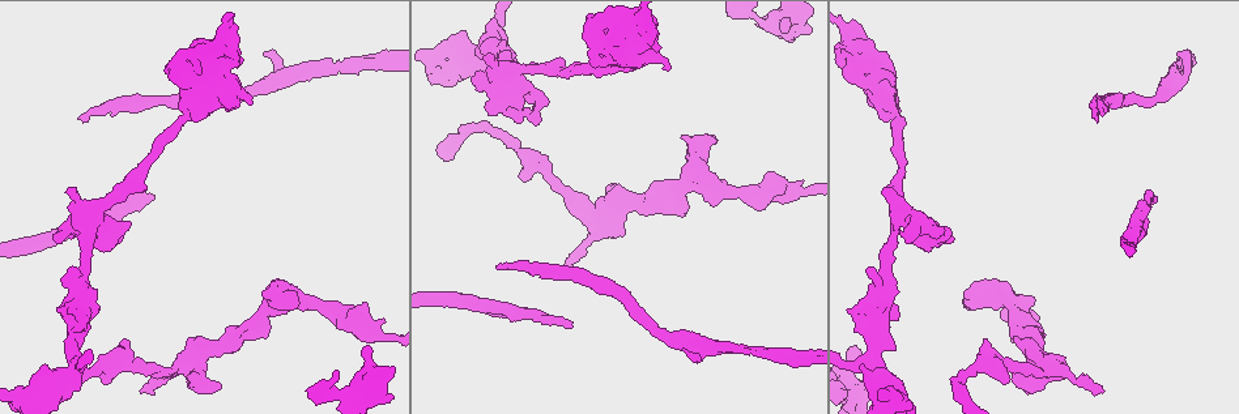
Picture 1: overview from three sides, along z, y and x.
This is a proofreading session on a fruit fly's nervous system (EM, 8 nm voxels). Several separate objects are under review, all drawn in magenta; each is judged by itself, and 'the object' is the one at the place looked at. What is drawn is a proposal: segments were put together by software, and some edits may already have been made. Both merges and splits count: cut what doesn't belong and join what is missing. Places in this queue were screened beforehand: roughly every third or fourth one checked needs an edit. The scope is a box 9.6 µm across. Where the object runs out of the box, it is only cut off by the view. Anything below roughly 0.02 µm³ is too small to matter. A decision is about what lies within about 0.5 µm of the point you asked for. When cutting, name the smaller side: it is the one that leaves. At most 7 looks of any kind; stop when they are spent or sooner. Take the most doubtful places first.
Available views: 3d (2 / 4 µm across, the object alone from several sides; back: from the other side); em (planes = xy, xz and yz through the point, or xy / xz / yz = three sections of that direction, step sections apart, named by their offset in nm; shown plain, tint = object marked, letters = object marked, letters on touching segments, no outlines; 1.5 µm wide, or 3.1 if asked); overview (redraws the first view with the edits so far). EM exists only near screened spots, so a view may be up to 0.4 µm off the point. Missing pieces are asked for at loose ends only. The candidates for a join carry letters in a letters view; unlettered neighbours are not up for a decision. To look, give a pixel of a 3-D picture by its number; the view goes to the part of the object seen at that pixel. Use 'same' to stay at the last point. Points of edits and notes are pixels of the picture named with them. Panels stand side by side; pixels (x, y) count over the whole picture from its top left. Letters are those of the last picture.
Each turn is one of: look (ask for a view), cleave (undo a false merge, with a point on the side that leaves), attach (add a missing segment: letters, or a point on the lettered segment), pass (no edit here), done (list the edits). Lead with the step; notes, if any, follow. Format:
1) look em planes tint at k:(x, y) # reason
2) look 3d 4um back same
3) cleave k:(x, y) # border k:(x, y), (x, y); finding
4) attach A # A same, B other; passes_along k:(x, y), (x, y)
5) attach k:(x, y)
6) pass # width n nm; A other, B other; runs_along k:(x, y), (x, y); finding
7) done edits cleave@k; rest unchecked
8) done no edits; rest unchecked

look em planes letters at 1:(152, 197) # an open end

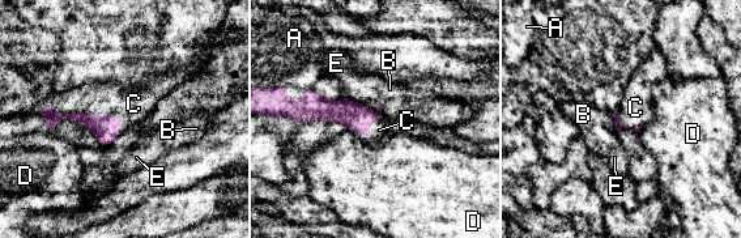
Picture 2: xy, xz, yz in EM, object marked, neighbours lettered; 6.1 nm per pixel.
attach C # A other, B other, C same, D other, E other; passes_along 2:(106, 130), (92, 113), (102, 98); the cell continues

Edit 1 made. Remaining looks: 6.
look overview # redraw

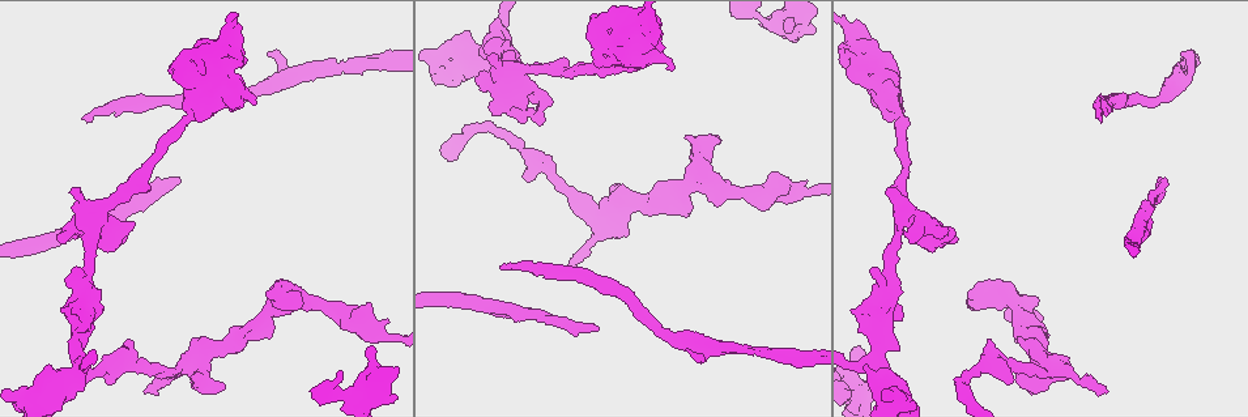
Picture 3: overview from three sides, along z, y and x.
look 3d 4um at 3:(899, 110) # thick turns thin

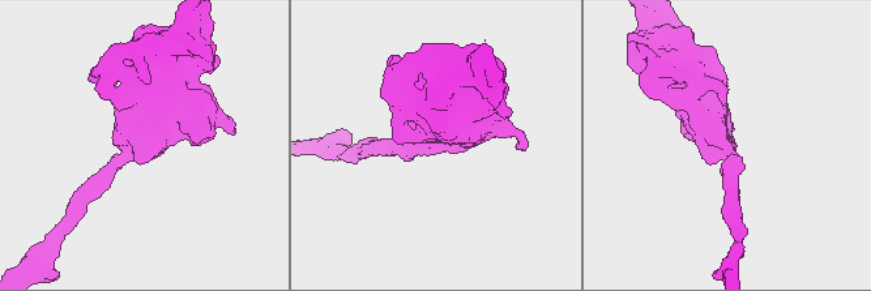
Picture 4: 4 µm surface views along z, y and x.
look em xy step 8 letters at 4:(726, 146) # arm_widths 220, 650 nm; shape alone is not enough

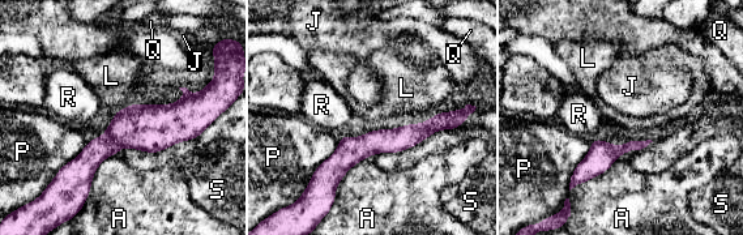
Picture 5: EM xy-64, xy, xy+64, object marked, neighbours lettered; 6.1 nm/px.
pass # A other, J other, L other, P other, Q other, R other, S other; border 5:(133, 102), (115, 111); all the same cell

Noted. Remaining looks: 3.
look 3d 4um at 3:(913, 240)

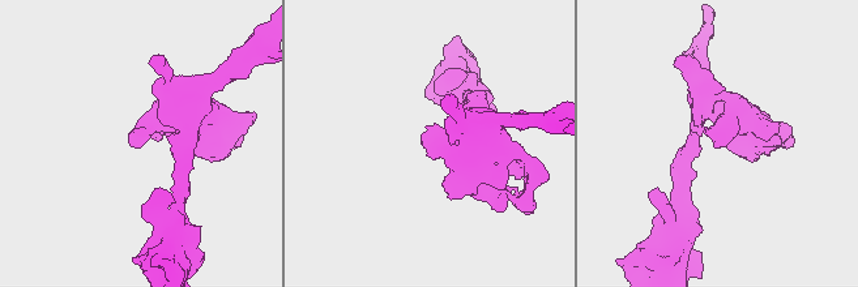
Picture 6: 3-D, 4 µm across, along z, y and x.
look em planes letters at 6:(425, 136)

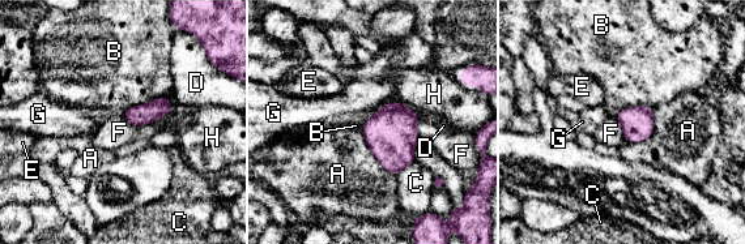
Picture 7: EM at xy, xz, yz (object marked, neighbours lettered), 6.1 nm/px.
pass # A other, B other, C other, D other, E other, F other, G other, H other; border 7:(169, 112), (141, 125), (120, 116); no lettered segment goes on from it

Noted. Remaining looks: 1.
done edits attach@2; rest unchecked

